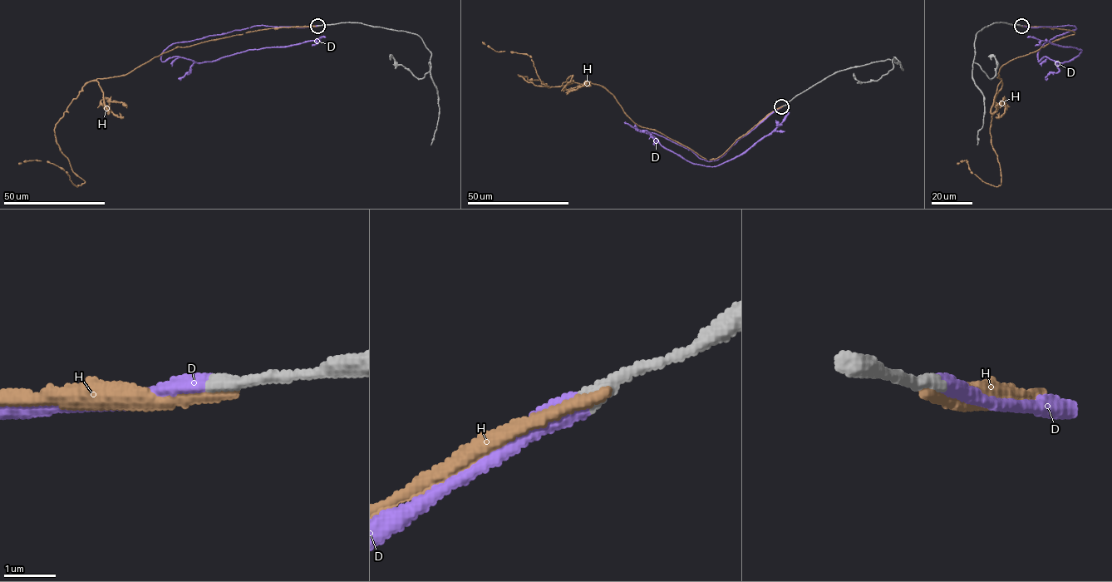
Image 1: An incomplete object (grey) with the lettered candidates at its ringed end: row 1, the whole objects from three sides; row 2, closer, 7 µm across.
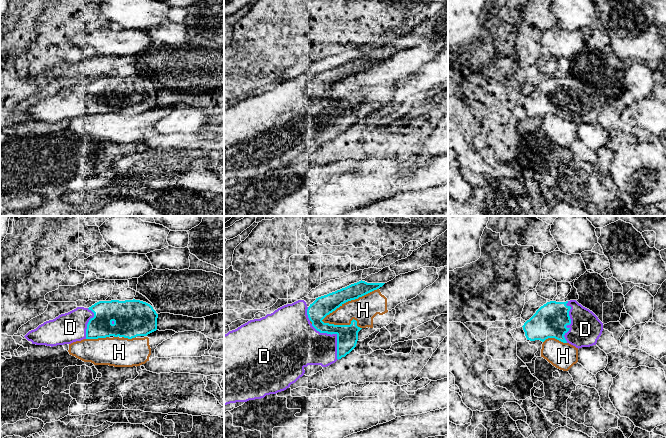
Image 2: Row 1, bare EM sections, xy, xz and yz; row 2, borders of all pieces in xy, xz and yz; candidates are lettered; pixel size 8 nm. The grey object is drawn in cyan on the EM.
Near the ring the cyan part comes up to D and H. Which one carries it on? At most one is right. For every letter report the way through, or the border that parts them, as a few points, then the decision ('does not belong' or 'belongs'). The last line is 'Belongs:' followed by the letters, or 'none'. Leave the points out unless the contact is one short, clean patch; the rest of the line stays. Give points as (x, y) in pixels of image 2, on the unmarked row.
D: belongs
H: does not belong
Belongs: D

